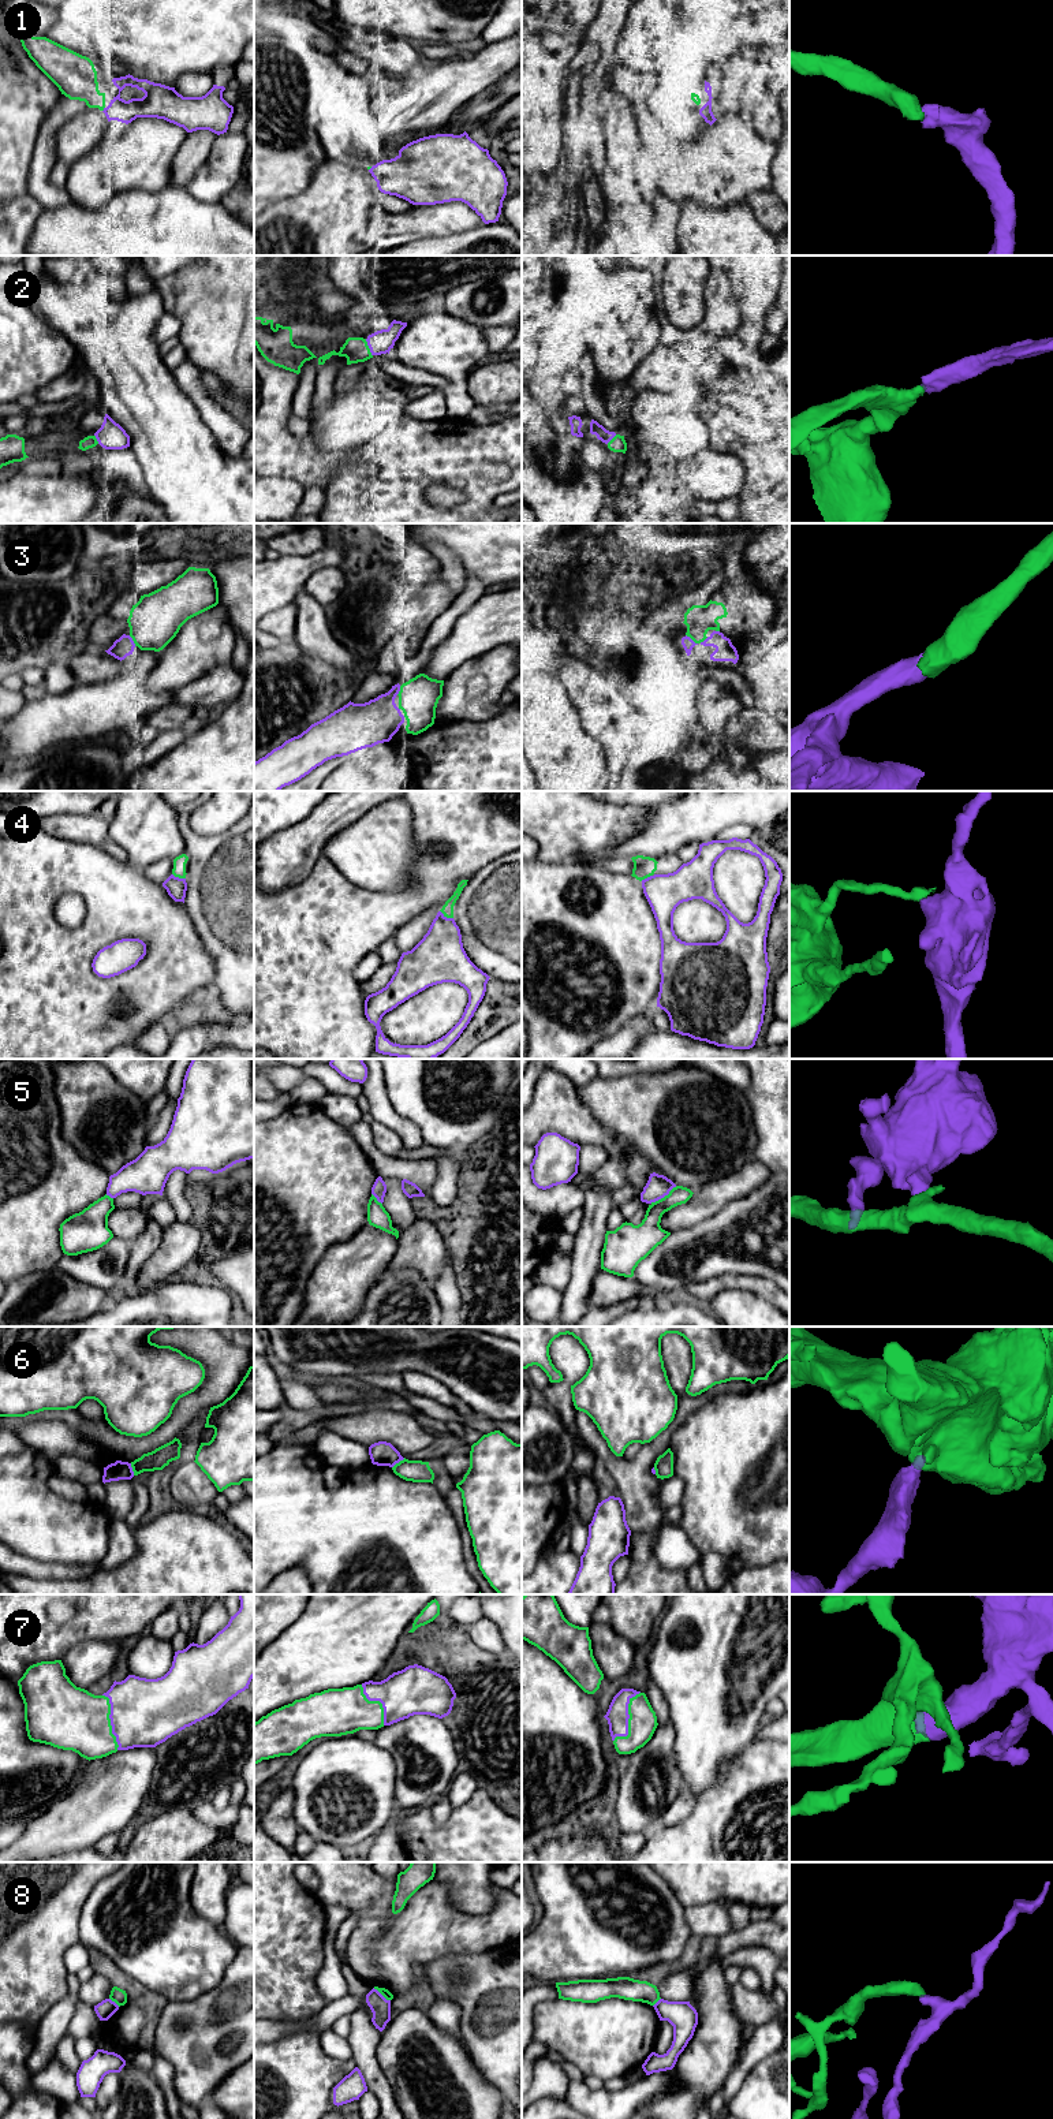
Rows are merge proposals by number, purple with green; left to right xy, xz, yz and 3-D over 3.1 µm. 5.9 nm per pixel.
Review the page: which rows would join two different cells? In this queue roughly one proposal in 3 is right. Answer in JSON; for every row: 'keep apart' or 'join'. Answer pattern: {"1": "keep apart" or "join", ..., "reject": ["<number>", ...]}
{"1": "join", "2": "join", "3": "join", "4": "keep apart", "5": "keep apart", "6": "keep apart", "7": "join", "8": "keep apart", "reject": ["4", "5", "6", "8"]}

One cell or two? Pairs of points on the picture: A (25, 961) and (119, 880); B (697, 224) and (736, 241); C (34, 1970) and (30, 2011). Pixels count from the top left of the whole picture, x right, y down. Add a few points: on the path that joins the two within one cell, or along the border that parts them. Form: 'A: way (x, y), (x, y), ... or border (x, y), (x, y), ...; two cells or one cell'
A: way (53, 958), (62, 958), (111, 909); one cell
B: way (706, 234), (713, 241), (727, 241); one cell
C: way (30, 1980), (30, 2002); one cell

